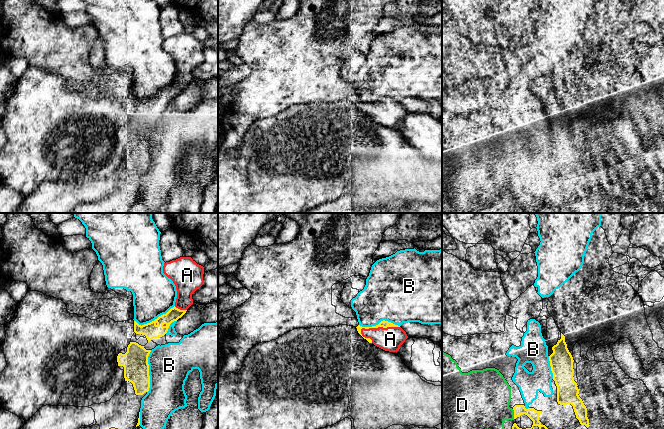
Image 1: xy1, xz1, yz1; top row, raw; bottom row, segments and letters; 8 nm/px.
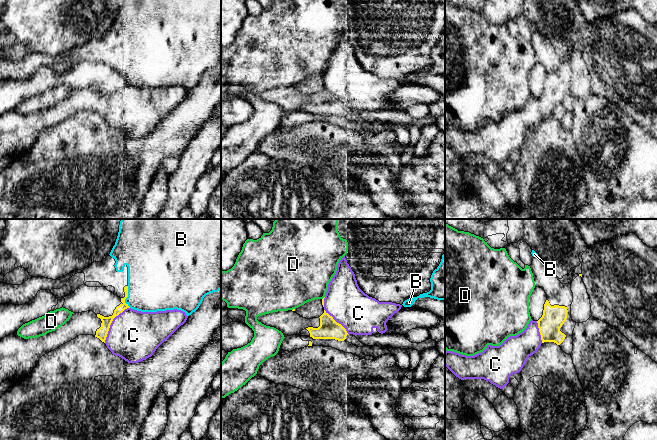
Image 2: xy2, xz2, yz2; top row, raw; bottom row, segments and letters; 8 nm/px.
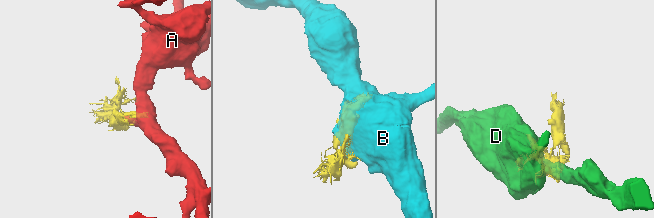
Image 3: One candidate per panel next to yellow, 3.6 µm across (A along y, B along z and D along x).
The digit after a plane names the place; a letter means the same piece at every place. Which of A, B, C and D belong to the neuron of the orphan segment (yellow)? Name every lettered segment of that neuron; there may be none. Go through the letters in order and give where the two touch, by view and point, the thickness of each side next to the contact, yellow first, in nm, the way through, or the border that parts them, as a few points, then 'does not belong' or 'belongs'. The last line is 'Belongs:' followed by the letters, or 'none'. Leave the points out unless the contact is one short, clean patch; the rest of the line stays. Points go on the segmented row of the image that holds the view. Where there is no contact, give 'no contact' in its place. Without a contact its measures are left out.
A: xz1 (378, 326) | 60/190 nm | belongs
B: xy1 (148, 371) | 200/340 nm | does not belong
C: xy2 (111, 322) | 90/400 nm | does not belong
D: yz1 (514, 414) | 90/380 nm | does not belong
Belongs: A

